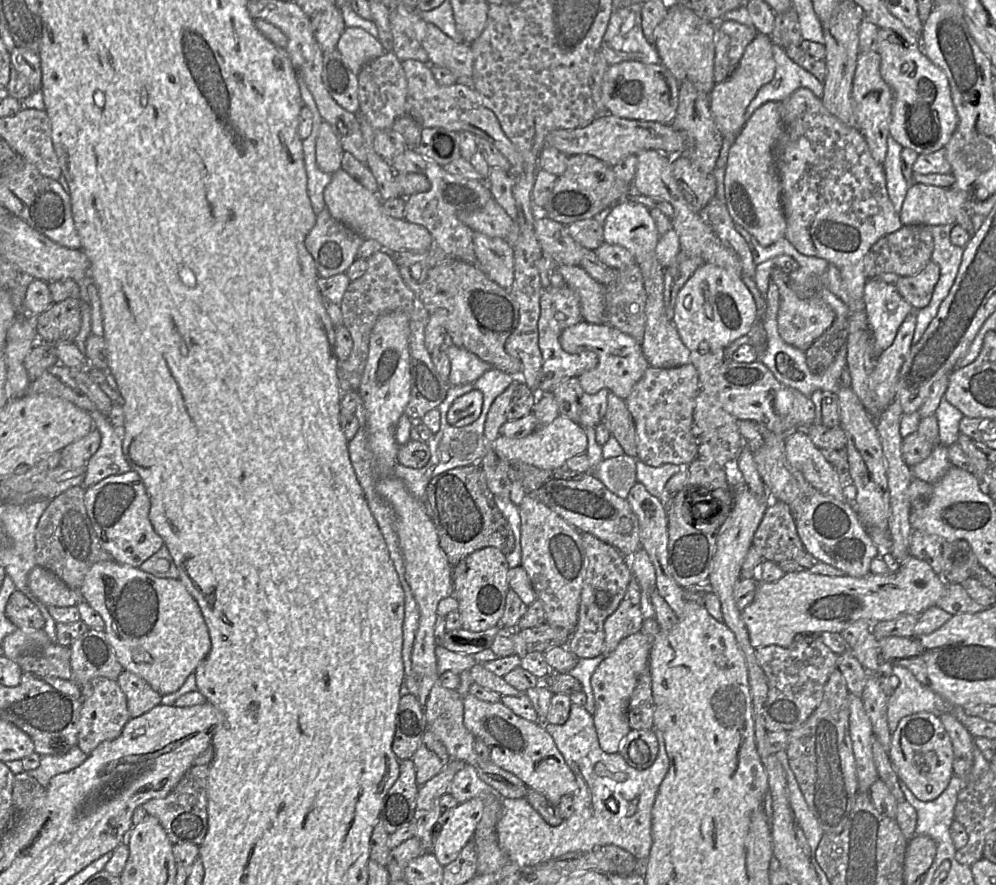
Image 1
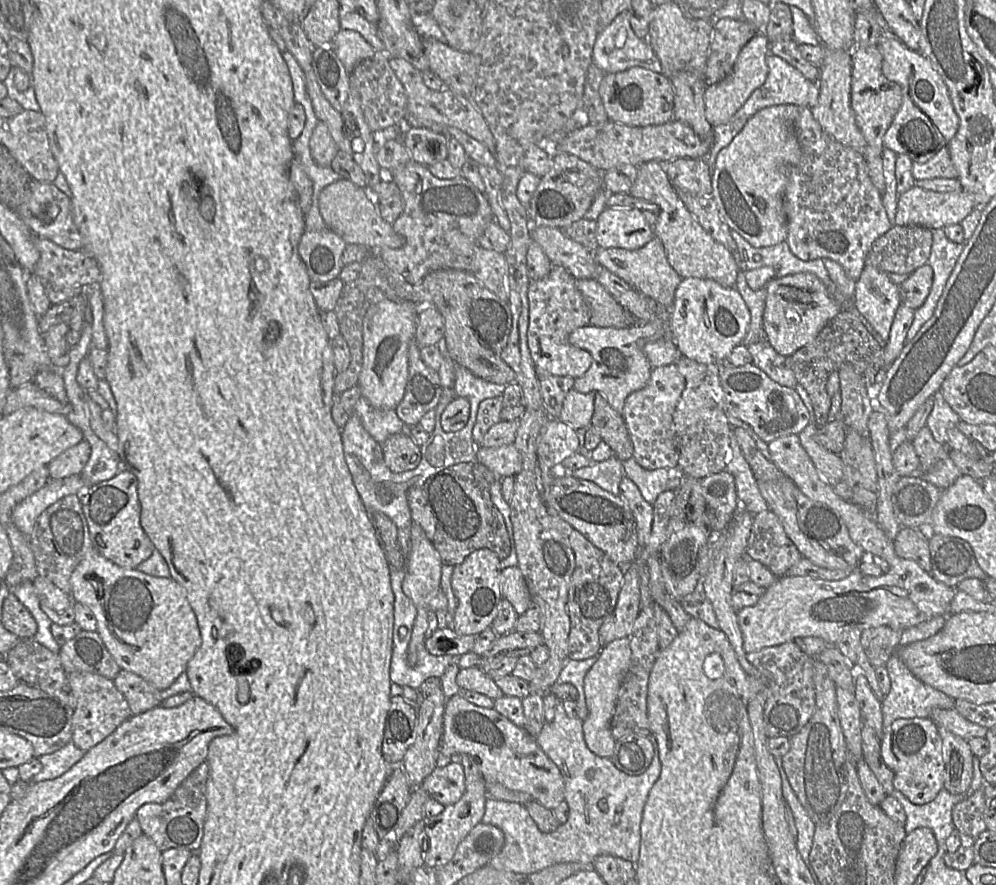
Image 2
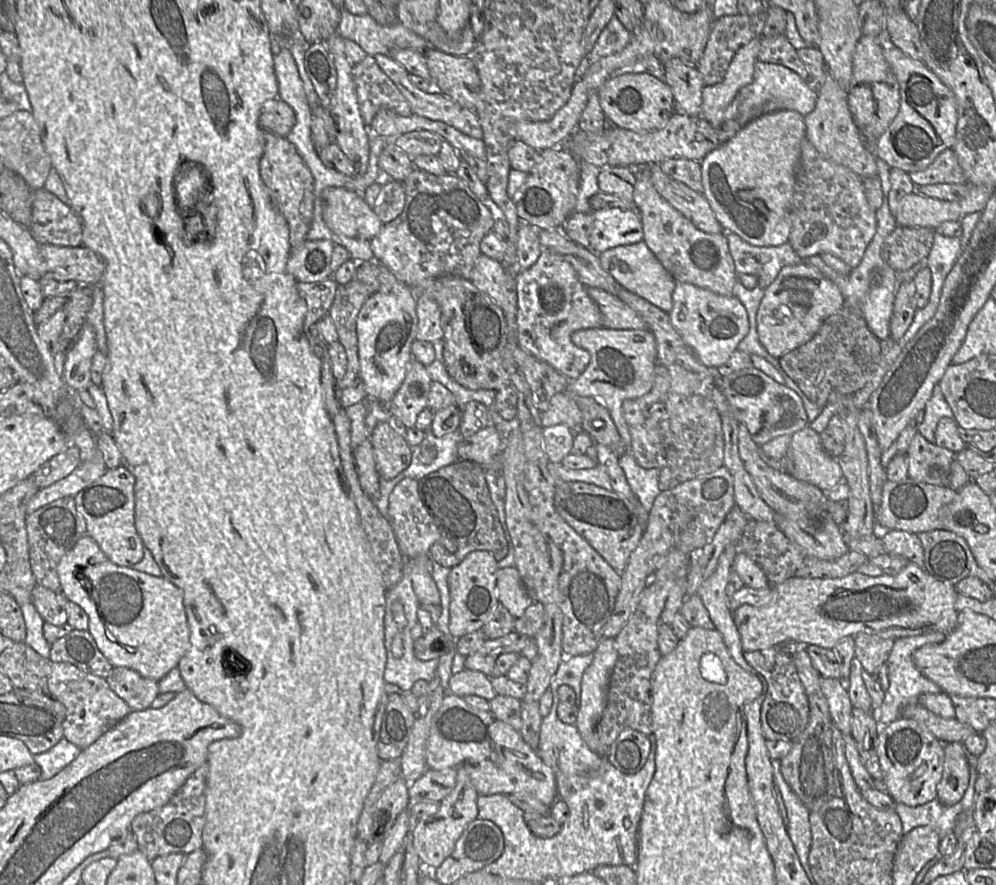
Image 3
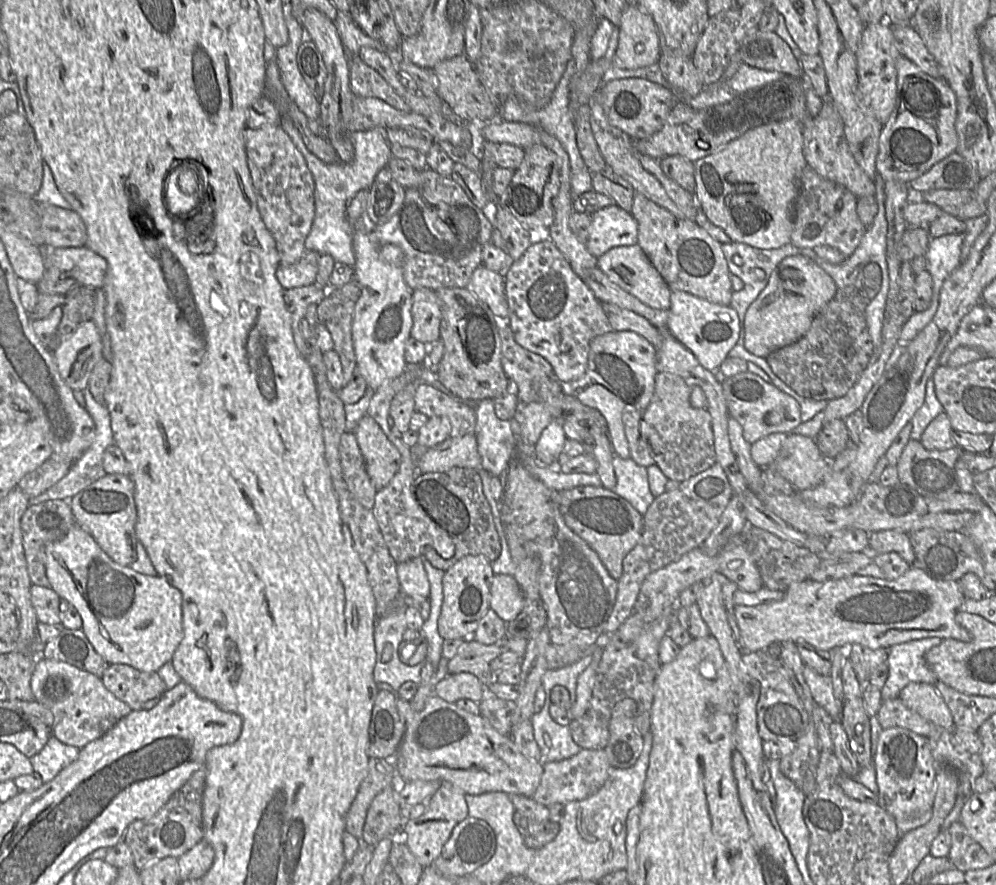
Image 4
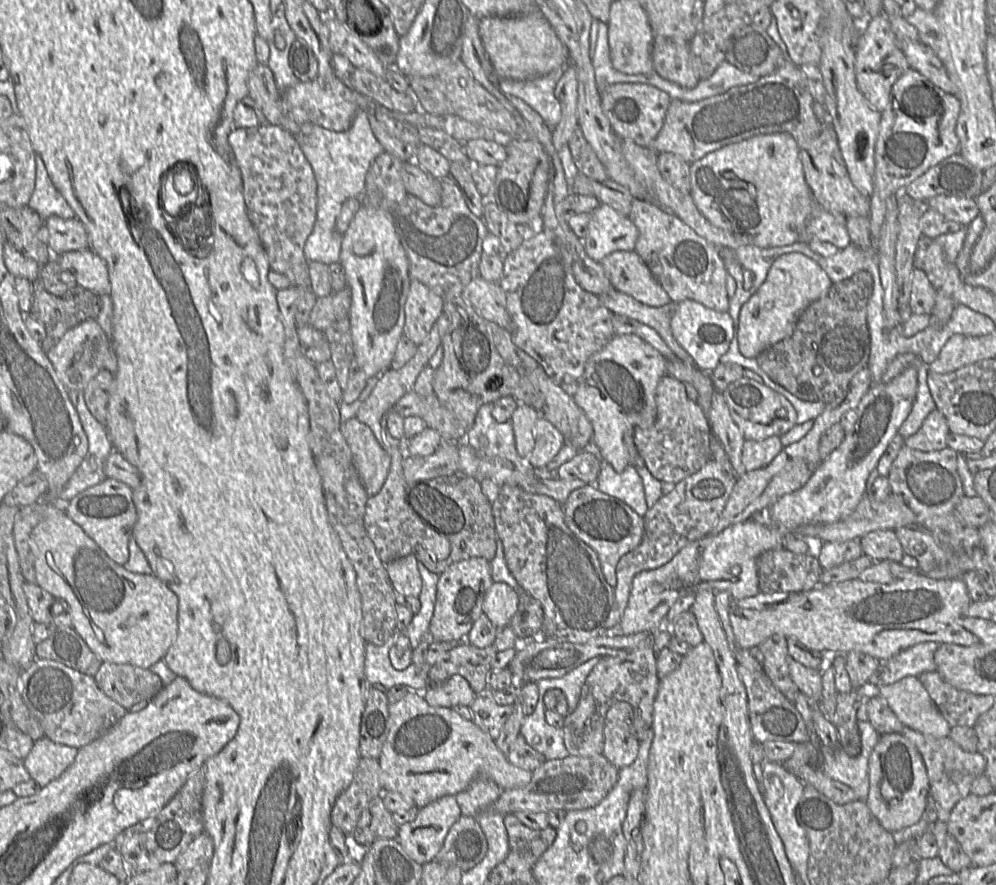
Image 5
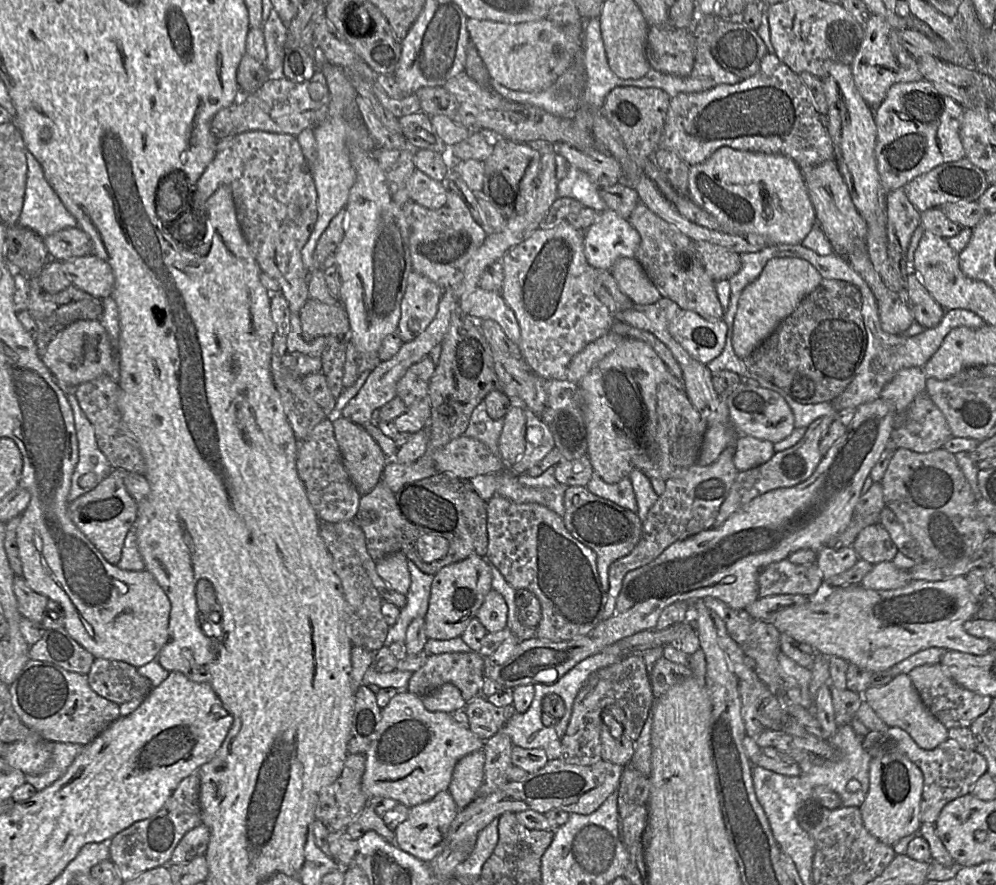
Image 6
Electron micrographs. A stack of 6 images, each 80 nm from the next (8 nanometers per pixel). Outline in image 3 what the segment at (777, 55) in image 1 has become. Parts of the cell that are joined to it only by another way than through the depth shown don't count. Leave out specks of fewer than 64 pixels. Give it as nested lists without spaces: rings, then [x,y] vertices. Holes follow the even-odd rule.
[[[757,61],[753,81],[740,89],[733,101],[719,111],[723,111],[724,119],[746,125],[761,115],[779,110],[795,110],[805,117],[814,110],[817,99],[818,93],[810,89],[805,80],[793,70],[783,65]]]

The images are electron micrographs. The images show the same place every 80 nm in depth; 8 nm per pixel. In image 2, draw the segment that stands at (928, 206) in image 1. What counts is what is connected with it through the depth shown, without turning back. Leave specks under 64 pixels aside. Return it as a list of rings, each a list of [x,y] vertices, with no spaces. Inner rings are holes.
[[[914,186],[899,196],[894,225],[944,228],[960,224],[975,208],[975,196],[965,190],[934,192]]]

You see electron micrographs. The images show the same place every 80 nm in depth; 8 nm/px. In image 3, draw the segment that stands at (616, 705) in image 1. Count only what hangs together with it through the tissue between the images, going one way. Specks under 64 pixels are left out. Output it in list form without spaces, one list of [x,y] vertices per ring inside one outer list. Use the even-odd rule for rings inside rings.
[[[602,638],[593,652],[594,659],[585,669],[581,679],[581,702],[577,711],[576,723],[578,732],[589,749],[608,758],[609,747],[603,745],[596,734],[596,725],[599,722],[607,702],[609,680],[618,658],[614,638]]]

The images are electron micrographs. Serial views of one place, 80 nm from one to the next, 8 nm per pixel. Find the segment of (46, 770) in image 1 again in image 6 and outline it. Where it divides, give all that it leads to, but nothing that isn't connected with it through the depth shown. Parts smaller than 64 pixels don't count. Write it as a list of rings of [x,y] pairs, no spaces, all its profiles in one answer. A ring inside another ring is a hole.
[[[57,742],[50,745],[52,751],[50,768],[40,775],[25,775],[26,783],[34,786],[37,791],[45,789],[62,777],[70,764],[84,748],[82,745],[73,743]]]

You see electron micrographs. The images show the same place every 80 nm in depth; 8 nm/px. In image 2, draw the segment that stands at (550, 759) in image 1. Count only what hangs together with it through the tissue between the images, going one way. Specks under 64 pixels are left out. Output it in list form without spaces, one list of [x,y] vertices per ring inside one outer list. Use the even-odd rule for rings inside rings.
[[[459,693],[445,701],[440,762],[450,762],[454,756],[462,754],[476,760],[485,783],[498,782],[512,790],[529,793],[533,799],[551,810],[564,800],[563,776],[540,748],[536,738],[494,708],[472,704]]]

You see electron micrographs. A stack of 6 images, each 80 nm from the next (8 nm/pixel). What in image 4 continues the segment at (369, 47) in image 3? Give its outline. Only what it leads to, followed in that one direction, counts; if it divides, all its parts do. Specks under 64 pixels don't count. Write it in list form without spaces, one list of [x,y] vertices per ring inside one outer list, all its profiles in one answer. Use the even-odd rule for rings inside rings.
[[[339,11],[334,23],[343,45],[352,55],[357,55],[362,47],[370,47],[385,52],[382,43],[368,36],[354,22],[349,12]]]

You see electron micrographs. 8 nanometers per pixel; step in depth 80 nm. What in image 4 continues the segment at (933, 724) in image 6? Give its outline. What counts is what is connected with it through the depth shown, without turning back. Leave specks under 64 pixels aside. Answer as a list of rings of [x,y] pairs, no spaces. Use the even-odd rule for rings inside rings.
[[[912,682],[899,693],[898,699],[911,711],[932,724],[952,731],[954,728],[951,713],[933,685]]]

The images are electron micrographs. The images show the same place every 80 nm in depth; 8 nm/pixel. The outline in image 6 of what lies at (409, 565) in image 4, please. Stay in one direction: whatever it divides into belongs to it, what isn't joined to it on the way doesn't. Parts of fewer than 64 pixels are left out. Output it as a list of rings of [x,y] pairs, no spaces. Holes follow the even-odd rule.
[[[397,552],[375,562],[379,577],[392,589],[406,595],[411,585],[407,557],[402,552]]]

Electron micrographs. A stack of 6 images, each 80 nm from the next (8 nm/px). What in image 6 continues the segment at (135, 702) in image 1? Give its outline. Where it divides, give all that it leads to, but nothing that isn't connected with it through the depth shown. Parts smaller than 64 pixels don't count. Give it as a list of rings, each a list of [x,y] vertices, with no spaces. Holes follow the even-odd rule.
[[[95,658],[87,674],[90,688],[99,696],[118,705],[145,699],[153,686],[134,666],[117,660]]]

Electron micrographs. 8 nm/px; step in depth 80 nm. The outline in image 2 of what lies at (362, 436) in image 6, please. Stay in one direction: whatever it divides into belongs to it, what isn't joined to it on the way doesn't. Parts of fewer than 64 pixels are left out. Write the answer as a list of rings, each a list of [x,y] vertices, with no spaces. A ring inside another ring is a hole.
[[[406,434],[389,436],[381,445],[384,462],[394,473],[413,470],[421,461],[421,449]]]

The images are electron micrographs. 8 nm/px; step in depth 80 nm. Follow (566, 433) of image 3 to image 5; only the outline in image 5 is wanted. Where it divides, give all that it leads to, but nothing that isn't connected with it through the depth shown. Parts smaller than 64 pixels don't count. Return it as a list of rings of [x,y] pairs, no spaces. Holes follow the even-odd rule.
[[[539,417],[534,430],[535,445],[528,460],[534,468],[550,462],[565,444],[562,433],[549,421]]]

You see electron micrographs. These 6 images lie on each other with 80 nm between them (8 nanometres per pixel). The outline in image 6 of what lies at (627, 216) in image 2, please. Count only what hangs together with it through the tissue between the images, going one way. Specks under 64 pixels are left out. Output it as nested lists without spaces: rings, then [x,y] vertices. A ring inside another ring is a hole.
[[[607,208],[586,233],[584,254],[596,270],[610,271],[619,259],[636,257],[640,243],[640,234],[629,219]]]

